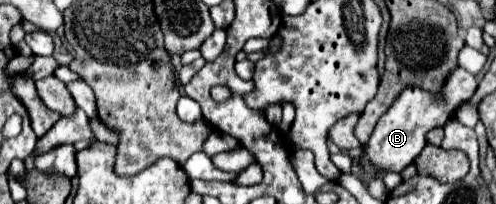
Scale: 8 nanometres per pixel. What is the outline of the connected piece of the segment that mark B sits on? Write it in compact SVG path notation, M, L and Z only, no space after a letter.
M456 67L454 71L448 73L440 93L430 93L430 91L420 89L420 87L406 87L394 99L390 109L380 117L368 145L364 147L364 153L370 157L370 161L376 165L378 171L392 169L392 171L400 173L424 149L426 133L434 127L442 127L450 119L452 111L456 111L460 103L468 101L474 95L476 87L478 87L478 83L476 83L474 75L462 67Z

